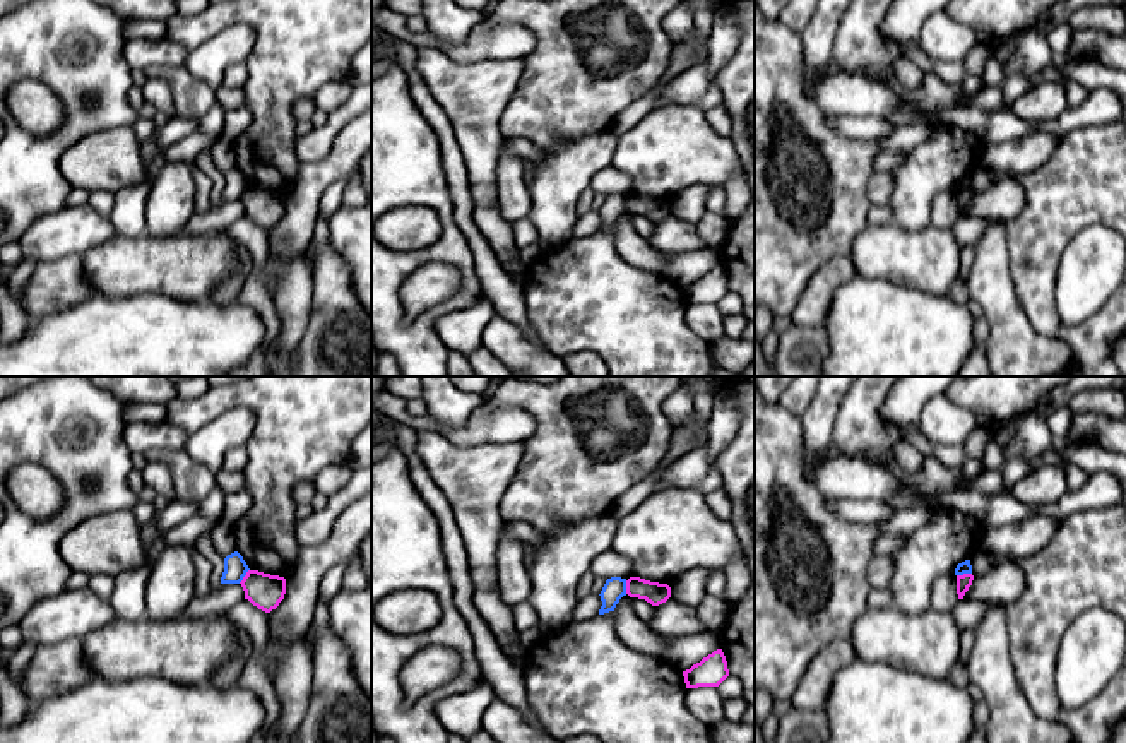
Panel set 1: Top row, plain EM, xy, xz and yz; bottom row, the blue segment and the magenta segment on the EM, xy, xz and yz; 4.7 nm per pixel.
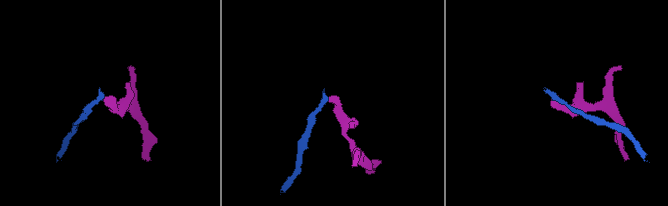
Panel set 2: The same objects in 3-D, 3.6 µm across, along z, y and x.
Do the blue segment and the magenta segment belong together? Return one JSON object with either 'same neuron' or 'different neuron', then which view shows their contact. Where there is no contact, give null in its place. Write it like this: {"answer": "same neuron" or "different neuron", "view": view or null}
{"answer": "different neuron", "view": "yz"}

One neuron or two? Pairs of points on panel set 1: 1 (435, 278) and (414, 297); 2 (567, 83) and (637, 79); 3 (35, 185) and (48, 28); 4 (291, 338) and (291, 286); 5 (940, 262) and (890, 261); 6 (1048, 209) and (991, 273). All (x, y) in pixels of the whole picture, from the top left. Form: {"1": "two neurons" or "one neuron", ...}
{"1": "one neuron", "2": "one neuron", "3": "one neuron", "4": "one neuron", "5": "one neuron", "6": "two neurons"}

